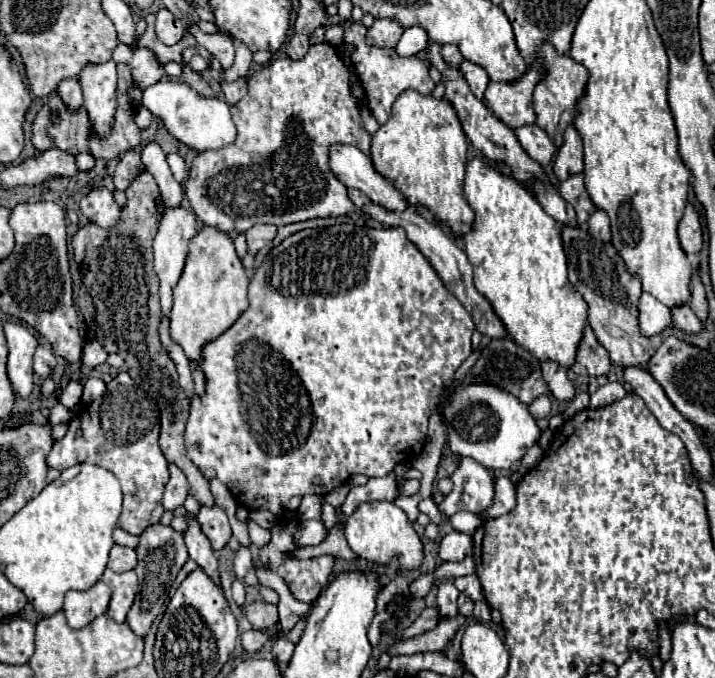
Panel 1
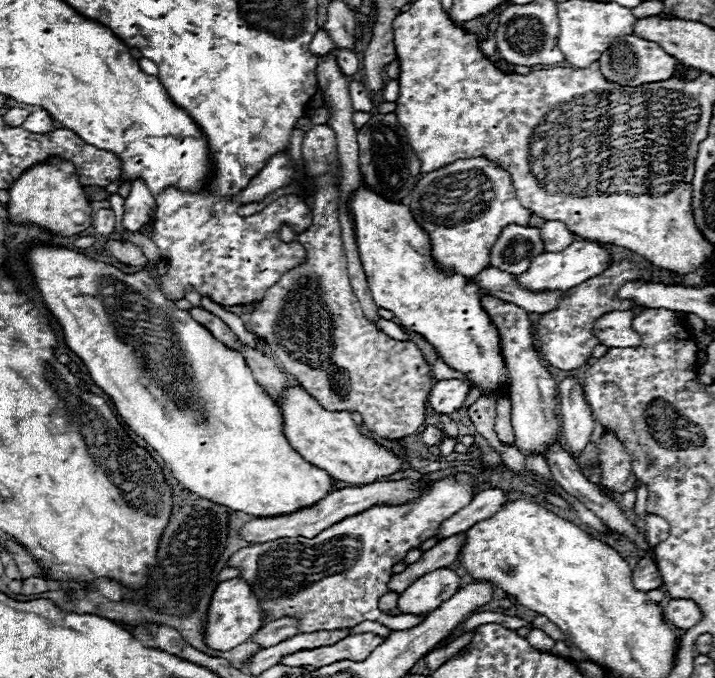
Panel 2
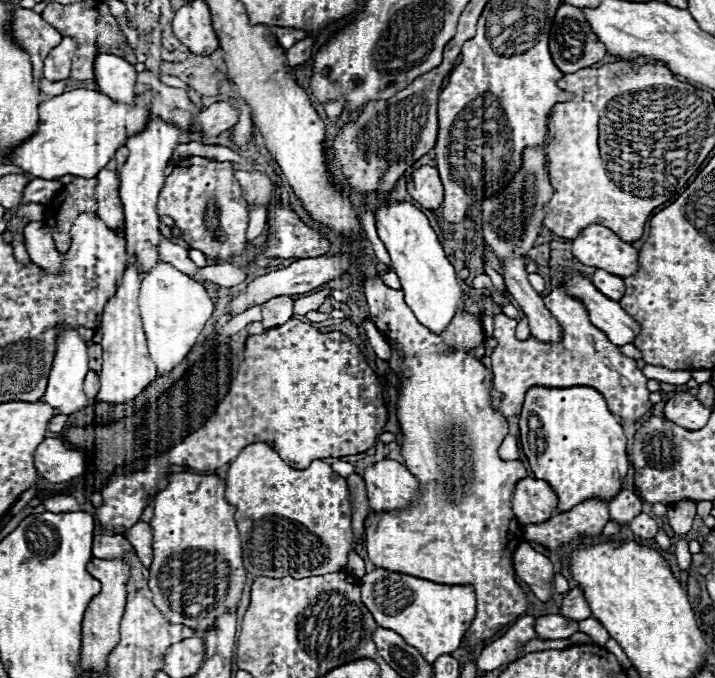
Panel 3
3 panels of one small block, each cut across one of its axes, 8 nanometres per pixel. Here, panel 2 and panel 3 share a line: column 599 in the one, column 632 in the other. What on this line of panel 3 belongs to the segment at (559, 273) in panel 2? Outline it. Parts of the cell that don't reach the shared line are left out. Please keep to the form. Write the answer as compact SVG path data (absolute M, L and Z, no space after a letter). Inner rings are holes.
M600 224L588 226L572 240L572 254L586 266L602 268L622 278L632 276L638 270L638 250Z

